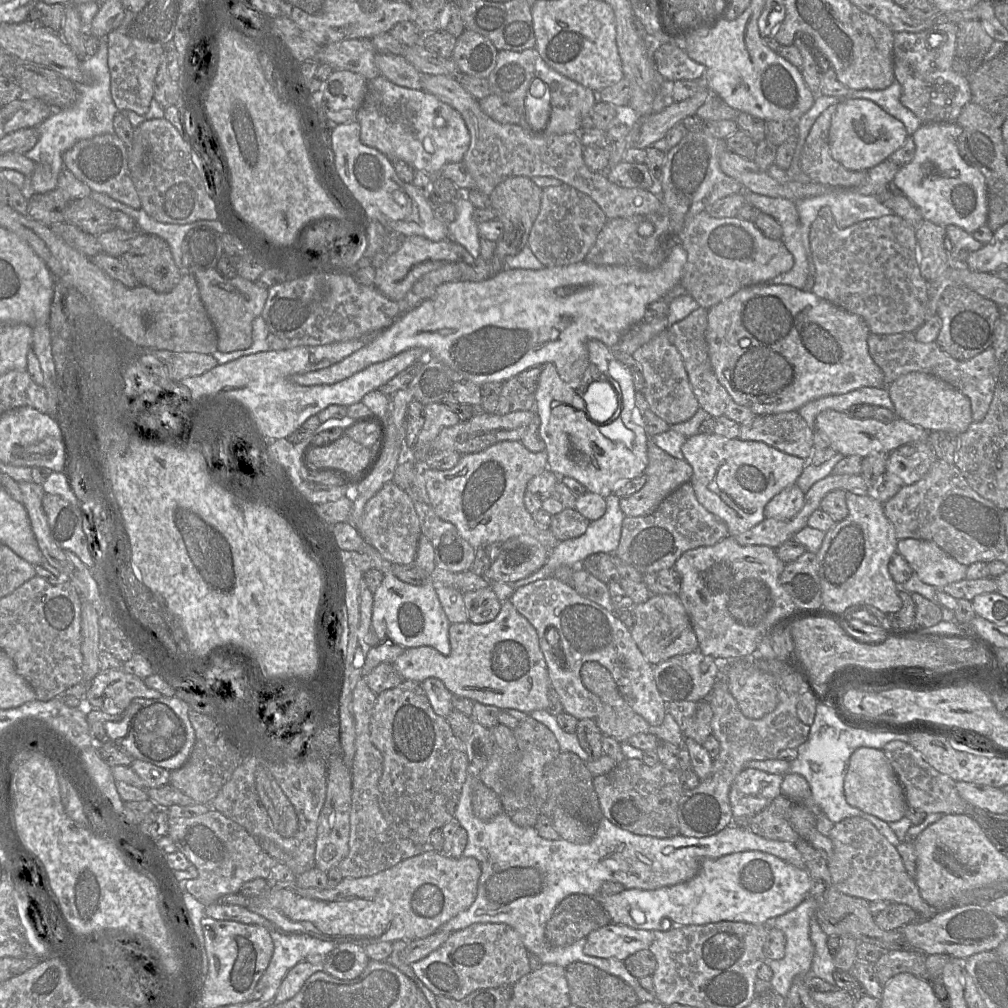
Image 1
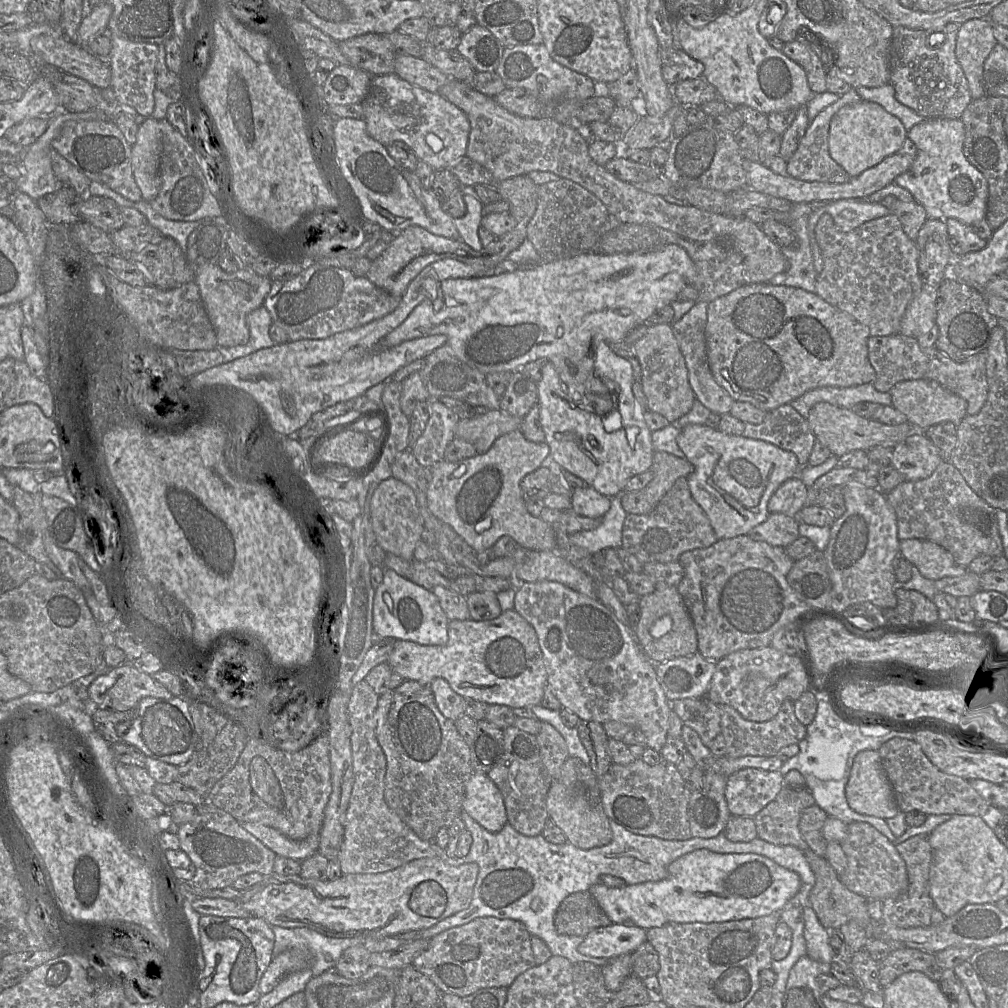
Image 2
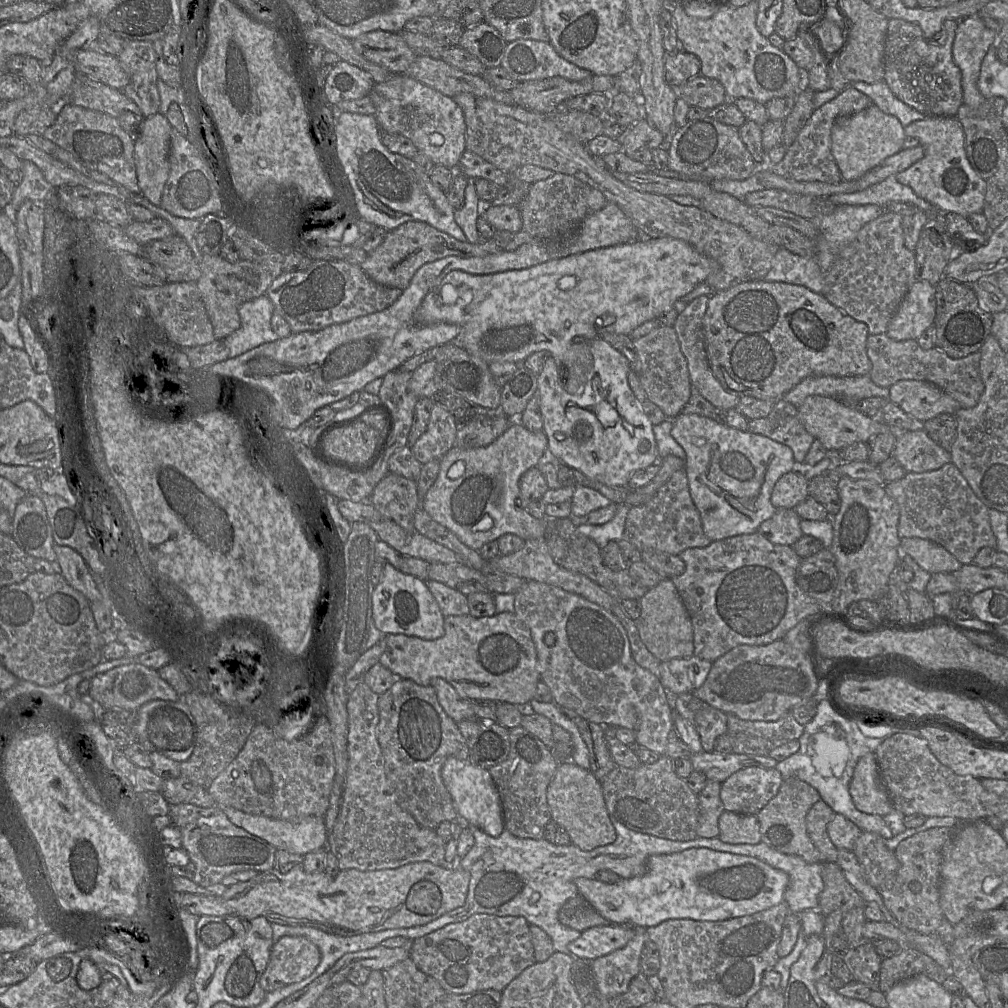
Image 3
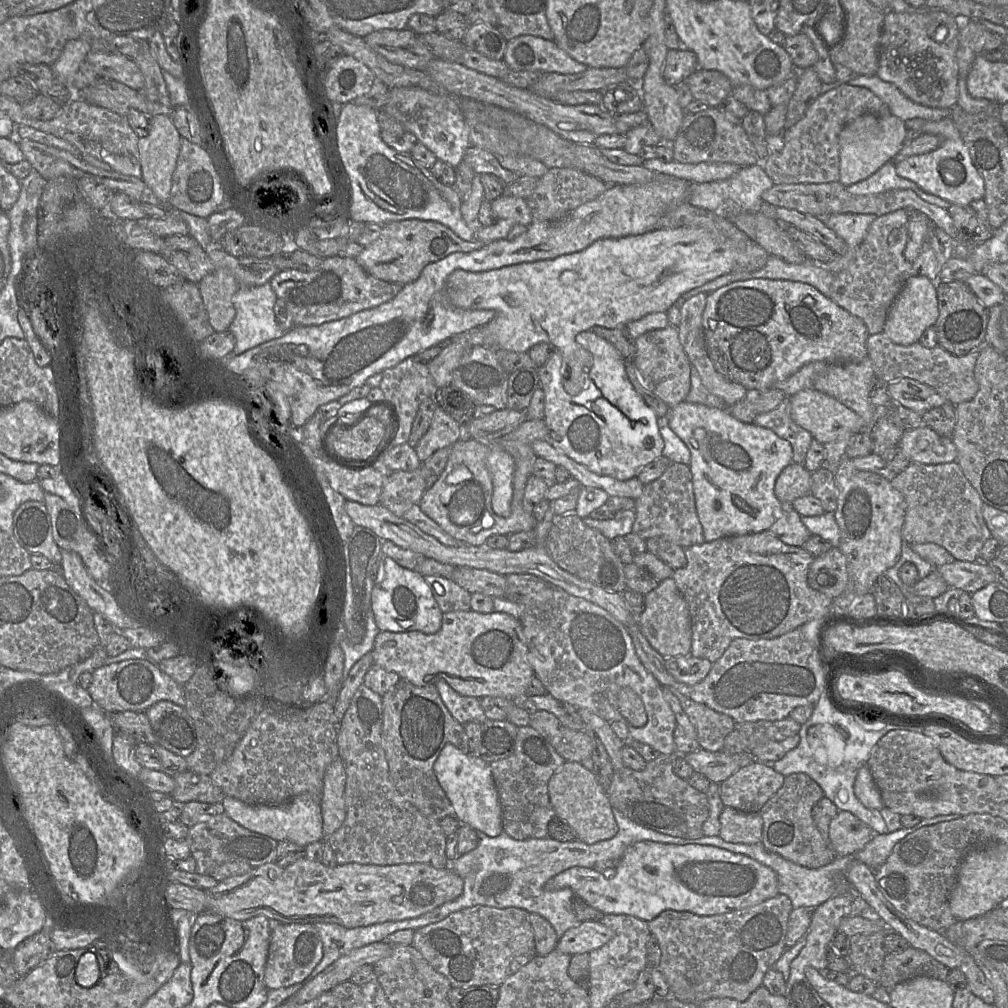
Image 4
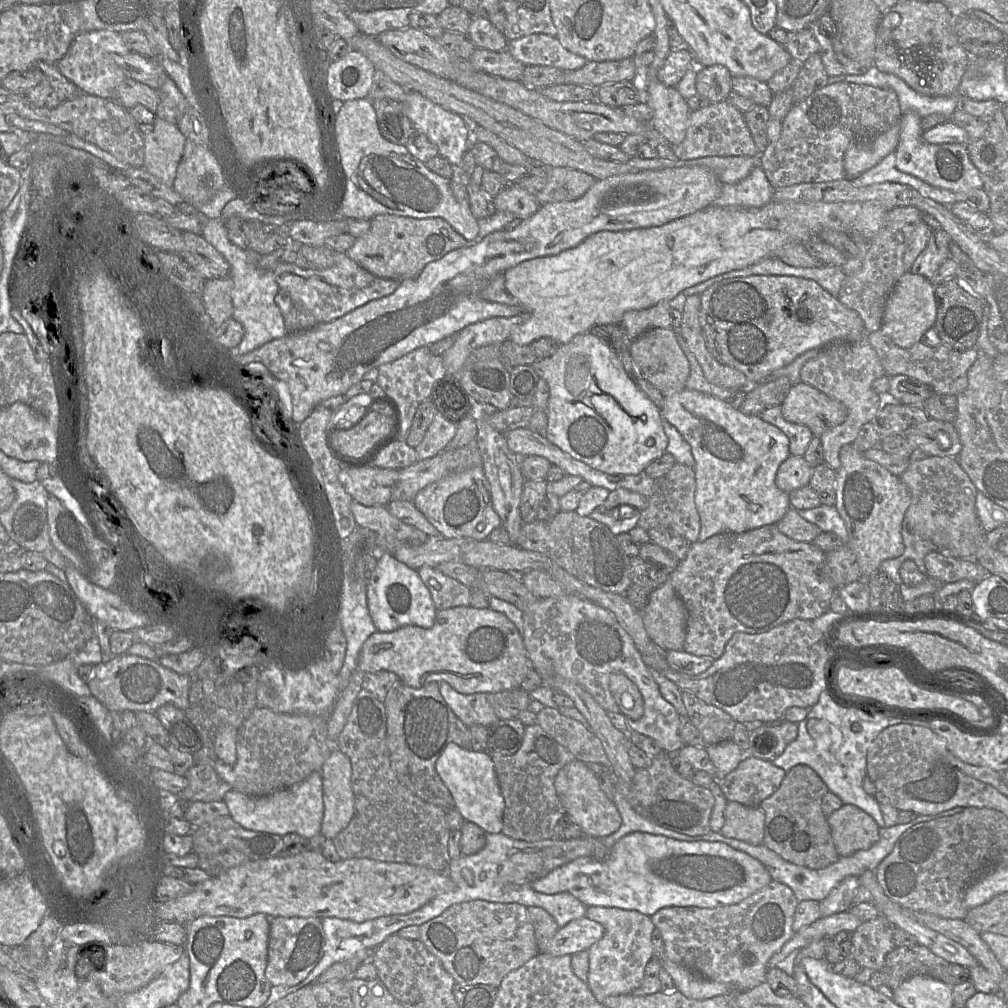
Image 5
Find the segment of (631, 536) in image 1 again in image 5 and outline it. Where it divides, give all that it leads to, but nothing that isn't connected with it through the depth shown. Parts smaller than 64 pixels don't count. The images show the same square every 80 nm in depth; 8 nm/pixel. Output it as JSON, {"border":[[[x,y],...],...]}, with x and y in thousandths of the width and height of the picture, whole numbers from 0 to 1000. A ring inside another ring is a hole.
{"border":[[[671,459],[659,472],[650,475],[651,486],[643,493],[642,502],[635,507],[632,522],[643,527],[647,524],[667,526],[683,538],[691,538],[694,528],[694,513],[689,501],[690,477],[687,463]]]}

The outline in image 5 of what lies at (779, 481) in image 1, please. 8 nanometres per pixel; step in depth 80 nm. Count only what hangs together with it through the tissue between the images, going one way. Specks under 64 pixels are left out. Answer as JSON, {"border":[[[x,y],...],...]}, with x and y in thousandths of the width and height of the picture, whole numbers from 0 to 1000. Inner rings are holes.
{"border":[[[681,384],[660,394],[659,402],[656,405],[656,412],[674,428],[685,441],[689,456],[689,461],[688,462],[690,477],[688,496],[694,513],[694,528],[691,537],[697,538],[701,534],[712,529],[735,529],[758,521],[770,520],[780,510],[785,503],[783,489],[780,489],[771,483],[769,474],[774,460],[784,451],[784,447],[783,436],[773,425],[758,418],[752,412],[740,412],[736,410],[734,406],[726,404],[718,397],[690,387],[684,387]]]}

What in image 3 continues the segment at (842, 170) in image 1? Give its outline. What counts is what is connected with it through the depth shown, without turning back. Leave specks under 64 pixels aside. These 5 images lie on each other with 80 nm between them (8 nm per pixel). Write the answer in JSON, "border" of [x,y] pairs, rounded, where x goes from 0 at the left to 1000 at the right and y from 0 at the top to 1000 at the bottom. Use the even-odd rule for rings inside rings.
{"border":[[[846,85],[833,91],[827,98],[807,110],[788,141],[781,147],[777,158],[763,168],[780,178],[794,181],[813,180],[822,183],[834,181],[836,179],[834,171],[824,150],[825,125],[831,116],[845,114],[864,103],[865,99]]]}

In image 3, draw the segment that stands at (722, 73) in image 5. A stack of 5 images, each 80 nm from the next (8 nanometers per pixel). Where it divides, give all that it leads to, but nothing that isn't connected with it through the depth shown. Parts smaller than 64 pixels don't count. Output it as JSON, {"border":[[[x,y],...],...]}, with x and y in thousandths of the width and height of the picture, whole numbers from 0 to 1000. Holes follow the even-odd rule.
{"border":[[[695,73],[682,79],[672,88],[673,95],[686,105],[706,110],[719,101],[722,95],[717,84],[710,78]]]}

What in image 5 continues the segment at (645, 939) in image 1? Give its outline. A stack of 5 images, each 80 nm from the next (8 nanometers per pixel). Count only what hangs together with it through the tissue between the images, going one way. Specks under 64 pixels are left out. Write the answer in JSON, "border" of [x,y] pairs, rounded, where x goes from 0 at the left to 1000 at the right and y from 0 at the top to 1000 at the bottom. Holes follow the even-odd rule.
{"border":[[[578,909],[556,920],[537,945],[548,948],[567,947],[582,942],[598,927],[599,920],[595,916]]]}

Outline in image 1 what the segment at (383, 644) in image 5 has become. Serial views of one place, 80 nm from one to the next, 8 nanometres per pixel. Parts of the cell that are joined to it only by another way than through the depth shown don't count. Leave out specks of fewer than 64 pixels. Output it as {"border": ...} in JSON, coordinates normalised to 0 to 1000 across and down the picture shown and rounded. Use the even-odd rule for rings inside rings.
{"border":[[[507,595],[497,598],[492,613],[480,619],[446,619],[445,637],[447,647],[444,651],[427,641],[403,643],[390,657],[390,662],[401,675],[419,678],[425,673],[434,673],[450,689],[491,700],[496,704],[511,703],[526,708],[531,704],[542,704],[545,698],[544,686],[547,683],[543,660],[536,644],[532,624],[508,600]]]}

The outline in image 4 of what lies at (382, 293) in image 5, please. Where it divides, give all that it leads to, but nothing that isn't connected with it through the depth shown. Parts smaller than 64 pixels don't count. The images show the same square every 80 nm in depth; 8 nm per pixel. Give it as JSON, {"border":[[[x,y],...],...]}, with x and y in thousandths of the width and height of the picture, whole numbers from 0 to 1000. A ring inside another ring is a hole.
{"border":[[[337,253],[321,257],[308,270],[279,268],[270,275],[268,282],[275,296],[284,301],[292,323],[318,322],[372,306],[389,298],[401,284],[374,277],[358,266],[352,257]]]}

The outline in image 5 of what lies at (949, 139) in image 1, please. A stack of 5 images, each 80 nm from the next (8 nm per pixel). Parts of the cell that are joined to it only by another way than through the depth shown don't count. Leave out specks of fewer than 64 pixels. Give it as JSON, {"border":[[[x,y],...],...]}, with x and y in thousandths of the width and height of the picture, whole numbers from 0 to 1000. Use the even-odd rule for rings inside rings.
{"border":[[[908,111],[896,113],[892,119],[893,136],[889,153],[889,166],[930,186],[948,191],[958,191],[966,187],[975,186],[973,172],[962,158],[959,146],[955,143],[924,143],[917,139],[914,127],[915,116]]]}

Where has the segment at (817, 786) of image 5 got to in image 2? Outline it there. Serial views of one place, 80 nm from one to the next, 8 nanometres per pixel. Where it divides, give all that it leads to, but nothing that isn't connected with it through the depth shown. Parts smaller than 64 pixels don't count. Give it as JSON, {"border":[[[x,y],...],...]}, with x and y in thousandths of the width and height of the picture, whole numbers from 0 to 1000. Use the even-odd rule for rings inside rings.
{"border":[[[778,780],[772,789],[747,812],[754,832],[769,838],[803,842],[793,823],[796,805],[809,798],[801,781]]]}

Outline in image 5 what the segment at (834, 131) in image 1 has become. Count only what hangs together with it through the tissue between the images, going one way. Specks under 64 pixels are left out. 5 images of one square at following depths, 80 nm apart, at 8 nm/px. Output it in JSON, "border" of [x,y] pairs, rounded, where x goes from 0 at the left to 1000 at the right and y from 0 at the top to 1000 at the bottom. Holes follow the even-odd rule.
{"border":[[[892,121],[863,141],[845,142],[838,151],[836,164],[839,176],[847,178],[889,150],[893,136]]]}

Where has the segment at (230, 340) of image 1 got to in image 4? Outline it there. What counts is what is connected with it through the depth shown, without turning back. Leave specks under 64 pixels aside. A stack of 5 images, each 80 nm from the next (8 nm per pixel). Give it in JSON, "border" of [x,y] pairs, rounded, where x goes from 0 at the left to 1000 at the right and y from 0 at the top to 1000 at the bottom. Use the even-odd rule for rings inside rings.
{"border":[[[218,241],[211,246],[203,246],[212,267],[205,272],[197,281],[196,285],[205,308],[207,318],[213,329],[225,328],[233,314],[233,307],[230,300],[231,293],[240,284],[258,284],[268,280],[276,271],[270,255],[254,256],[241,253],[237,256],[224,251]]]}

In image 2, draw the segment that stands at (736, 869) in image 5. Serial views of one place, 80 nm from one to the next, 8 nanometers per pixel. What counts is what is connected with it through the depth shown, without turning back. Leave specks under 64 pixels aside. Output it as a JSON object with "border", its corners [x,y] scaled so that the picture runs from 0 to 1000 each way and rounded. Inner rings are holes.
{"border":[[[692,842],[679,847],[663,859],[663,868],[654,874],[606,881],[589,877],[584,886],[609,917],[627,917],[640,923],[655,920],[664,915],[719,915],[739,911],[750,911],[775,904],[791,887],[795,880],[794,869],[759,849],[749,846],[715,847],[702,842]]]}

